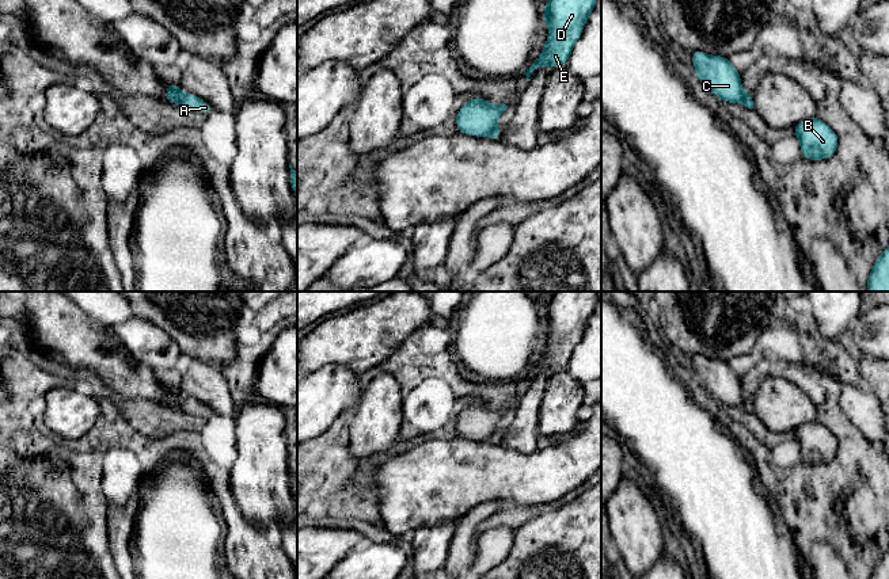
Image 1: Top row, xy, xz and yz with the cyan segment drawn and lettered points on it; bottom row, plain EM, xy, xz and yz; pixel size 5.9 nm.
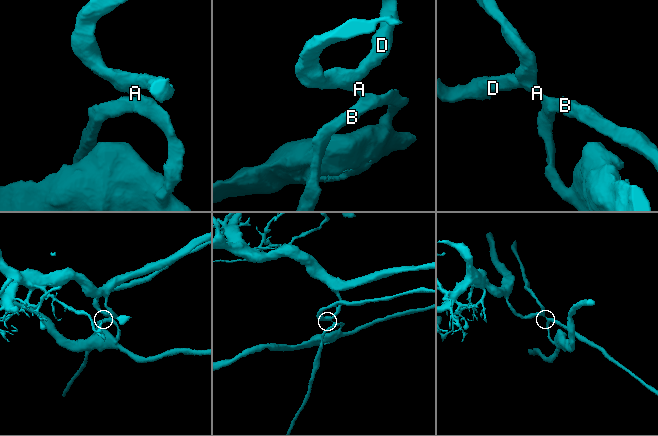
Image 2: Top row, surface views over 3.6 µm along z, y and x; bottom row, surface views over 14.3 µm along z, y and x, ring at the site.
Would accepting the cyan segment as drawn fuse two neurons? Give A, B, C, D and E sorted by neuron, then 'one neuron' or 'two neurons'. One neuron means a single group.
A B / C D E; two neurons

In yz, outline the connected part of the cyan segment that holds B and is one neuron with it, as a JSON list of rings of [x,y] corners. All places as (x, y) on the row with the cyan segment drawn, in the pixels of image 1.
[[[818,117],[801,121],[793,132],[799,141],[802,157],[806,160],[829,159],[837,149],[836,133]]]

